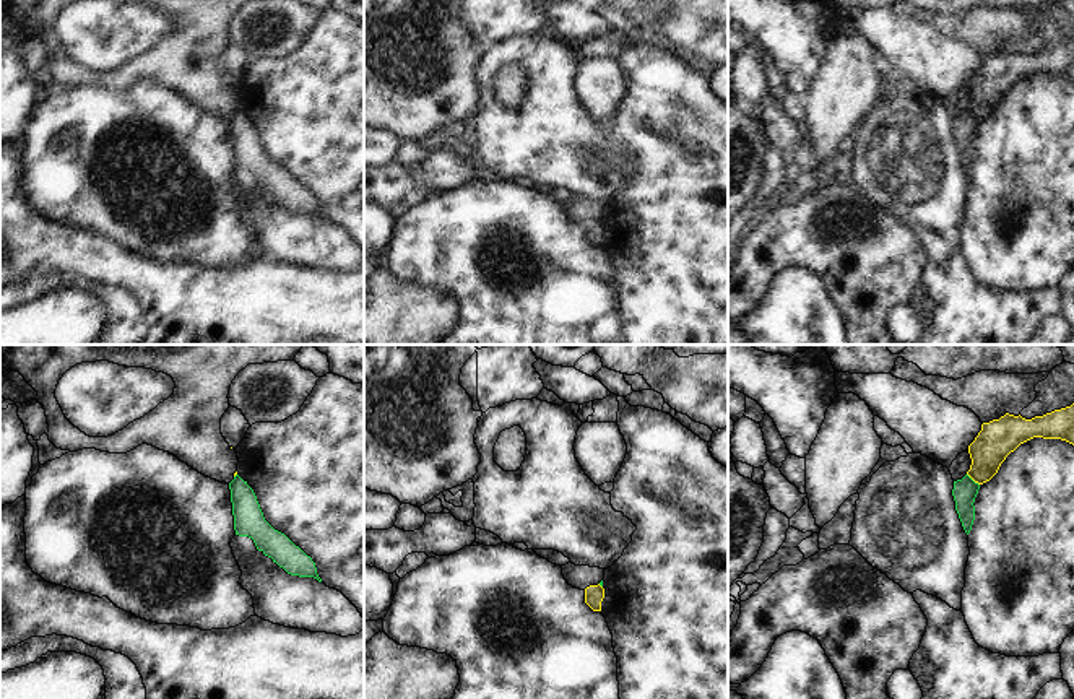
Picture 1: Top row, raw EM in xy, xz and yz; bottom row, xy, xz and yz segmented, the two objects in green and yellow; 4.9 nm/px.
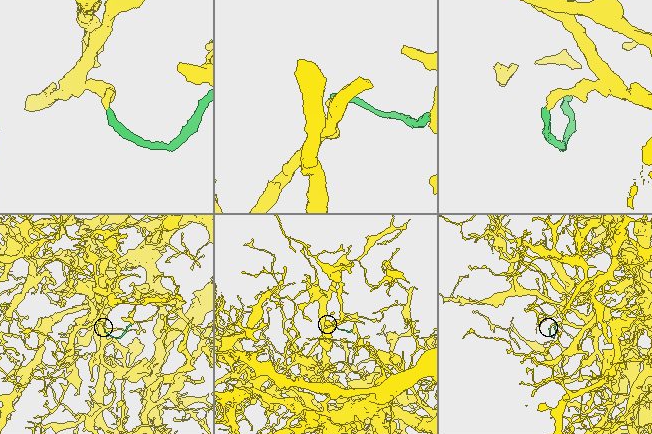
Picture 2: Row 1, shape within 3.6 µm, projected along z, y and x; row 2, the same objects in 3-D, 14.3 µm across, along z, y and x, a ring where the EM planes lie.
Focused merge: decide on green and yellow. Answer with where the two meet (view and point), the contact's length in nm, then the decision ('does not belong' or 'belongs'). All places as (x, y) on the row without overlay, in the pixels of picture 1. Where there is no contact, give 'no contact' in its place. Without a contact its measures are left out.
yz (972, 116) | 90 nm | does not belong

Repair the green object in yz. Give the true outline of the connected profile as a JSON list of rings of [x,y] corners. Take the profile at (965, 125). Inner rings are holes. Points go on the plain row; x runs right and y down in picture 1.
[[[968,111],[962,115],[954,117],[952,132],[955,137],[955,146],[962,158],[965,169],[968,171],[975,156],[975,133],[978,130],[980,120],[975,119]]]

